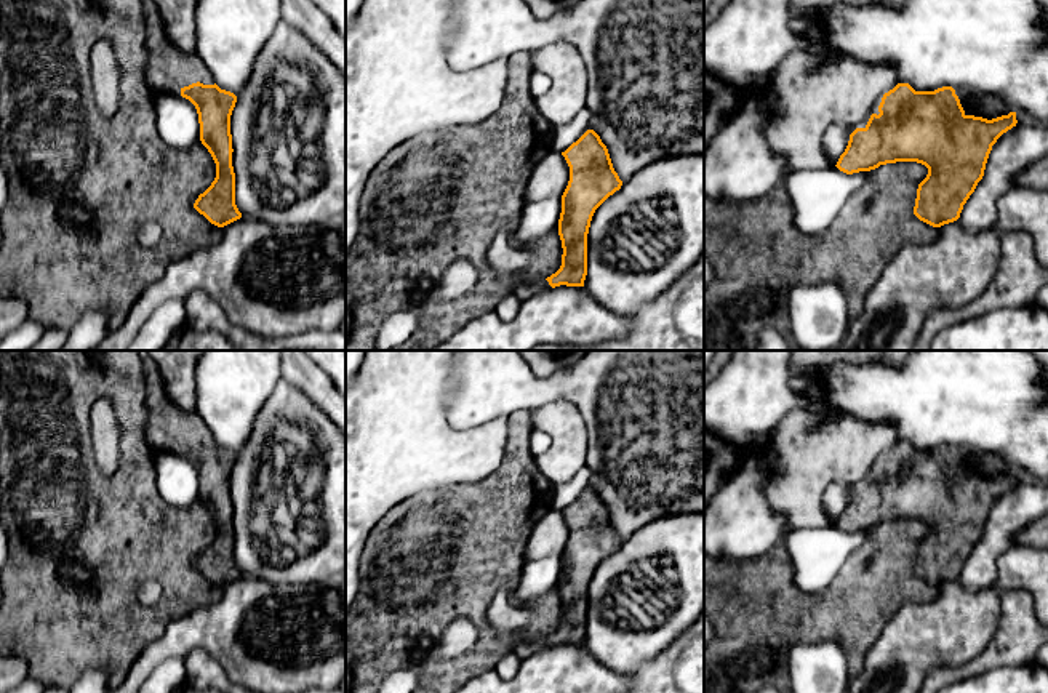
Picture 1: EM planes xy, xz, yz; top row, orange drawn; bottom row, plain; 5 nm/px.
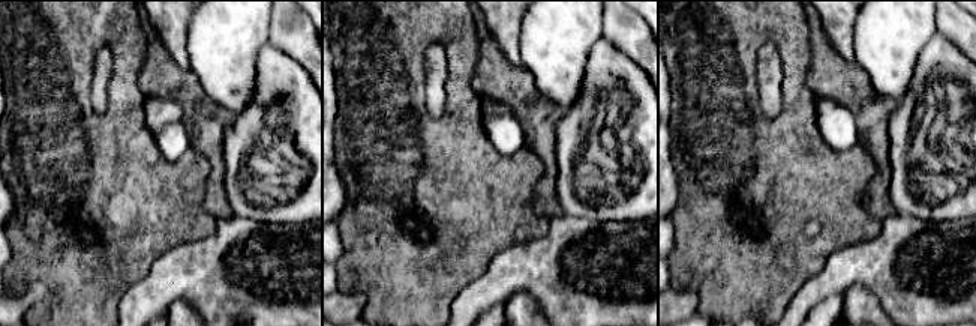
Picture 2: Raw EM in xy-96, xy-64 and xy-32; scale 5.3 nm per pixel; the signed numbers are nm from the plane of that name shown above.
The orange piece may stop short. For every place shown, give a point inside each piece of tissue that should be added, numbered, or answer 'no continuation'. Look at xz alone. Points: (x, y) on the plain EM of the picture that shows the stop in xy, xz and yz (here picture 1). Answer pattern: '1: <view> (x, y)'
1: xz (525, 648)

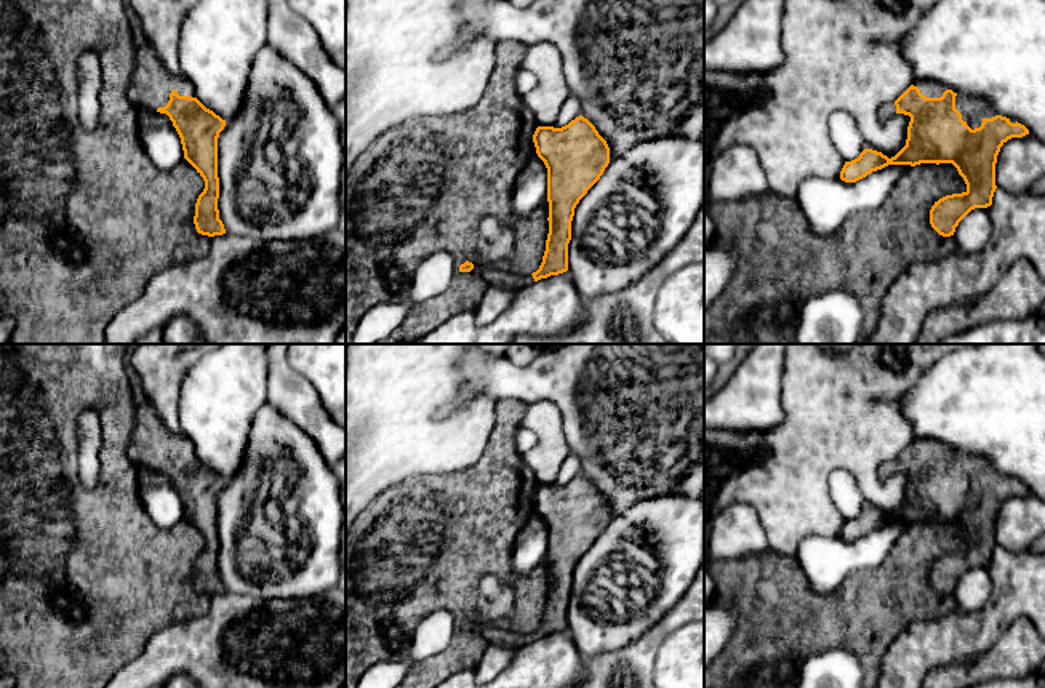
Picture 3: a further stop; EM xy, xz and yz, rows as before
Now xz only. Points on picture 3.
1: xz (512, 639)

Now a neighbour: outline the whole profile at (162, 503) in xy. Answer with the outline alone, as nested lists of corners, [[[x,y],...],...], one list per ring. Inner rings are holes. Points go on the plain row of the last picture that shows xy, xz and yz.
[[[150,485],[139,490],[149,518],[160,530],[171,530],[184,518],[181,496],[174,485]]]

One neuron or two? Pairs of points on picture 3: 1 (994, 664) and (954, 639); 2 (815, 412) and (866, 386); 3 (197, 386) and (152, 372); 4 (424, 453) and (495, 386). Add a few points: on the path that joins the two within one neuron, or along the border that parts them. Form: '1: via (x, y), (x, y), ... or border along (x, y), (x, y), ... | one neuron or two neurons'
1: border along (1005, 628), (986, 650), (972, 660), (943, 664) | two neurons
2: via (828, 412), (840, 412), (853, 399) | one neuron
3: border along (199, 360), (183, 381), (178, 418) | two neurons
4: border along (458, 370), (453, 407), (476, 394), (496, 402) | two neurons

